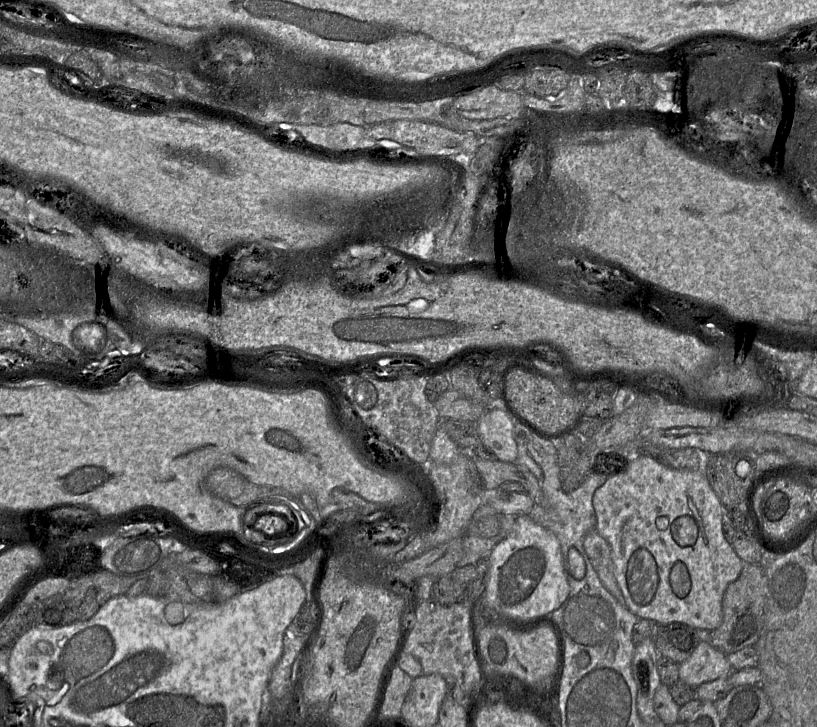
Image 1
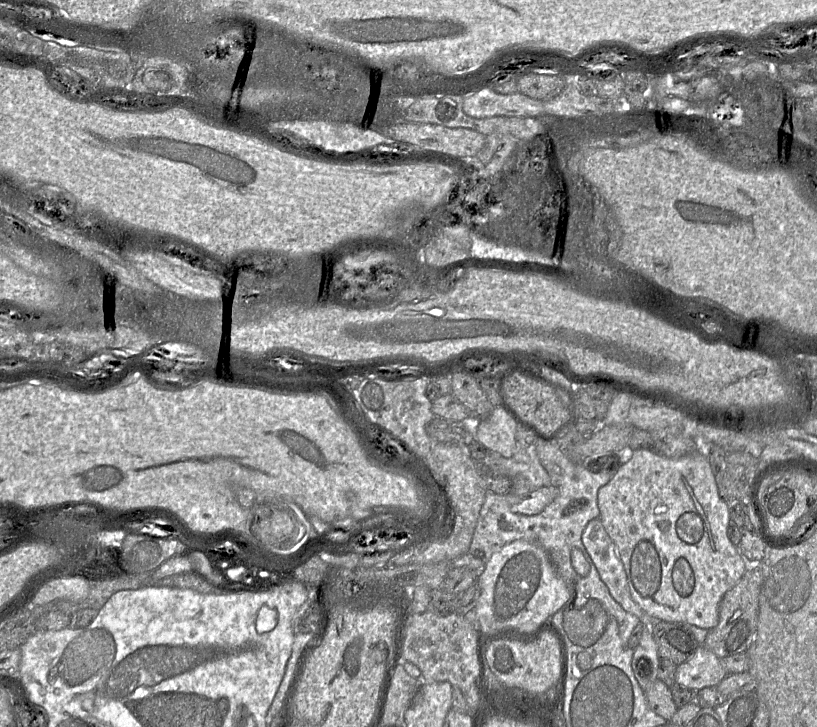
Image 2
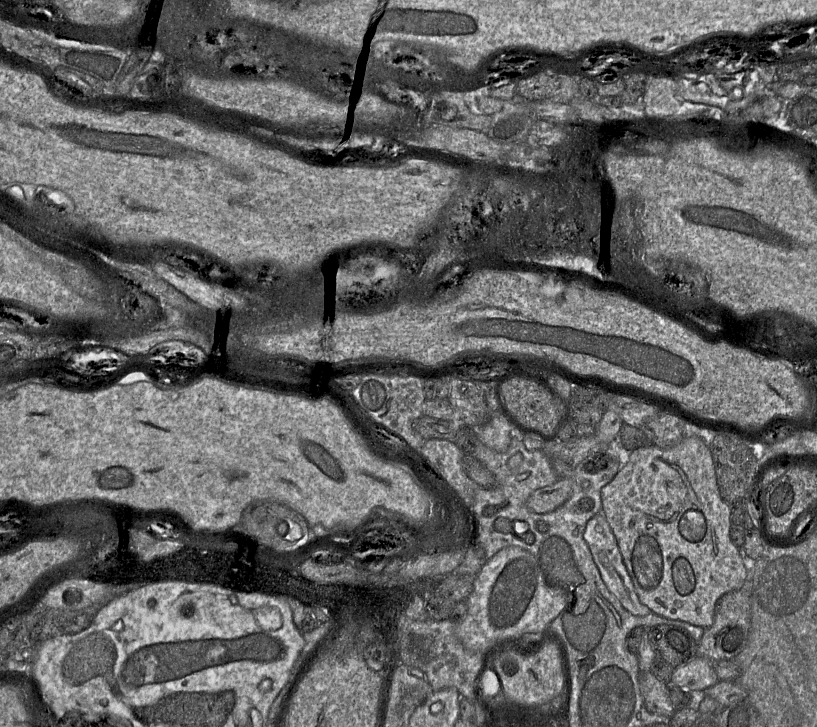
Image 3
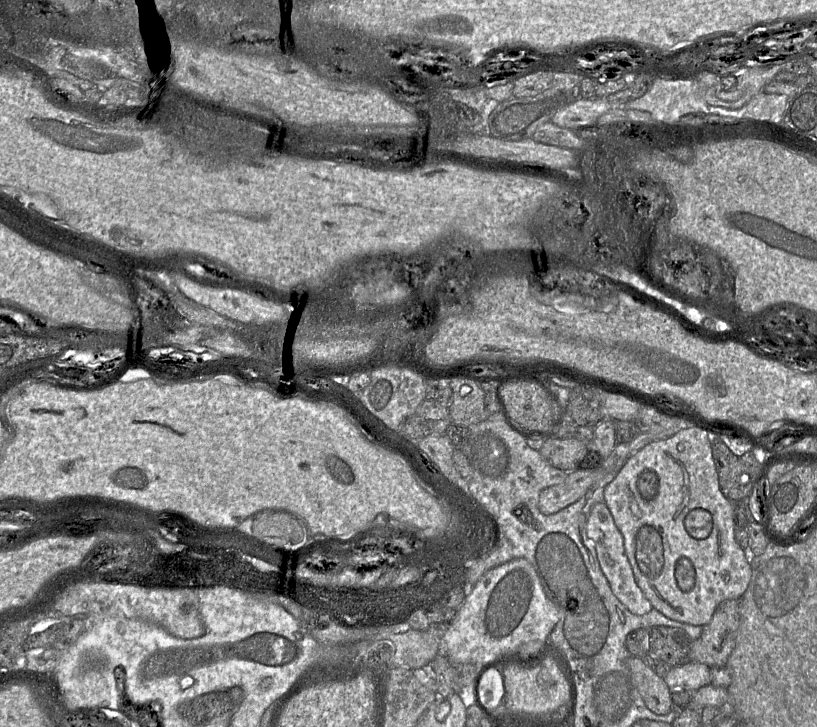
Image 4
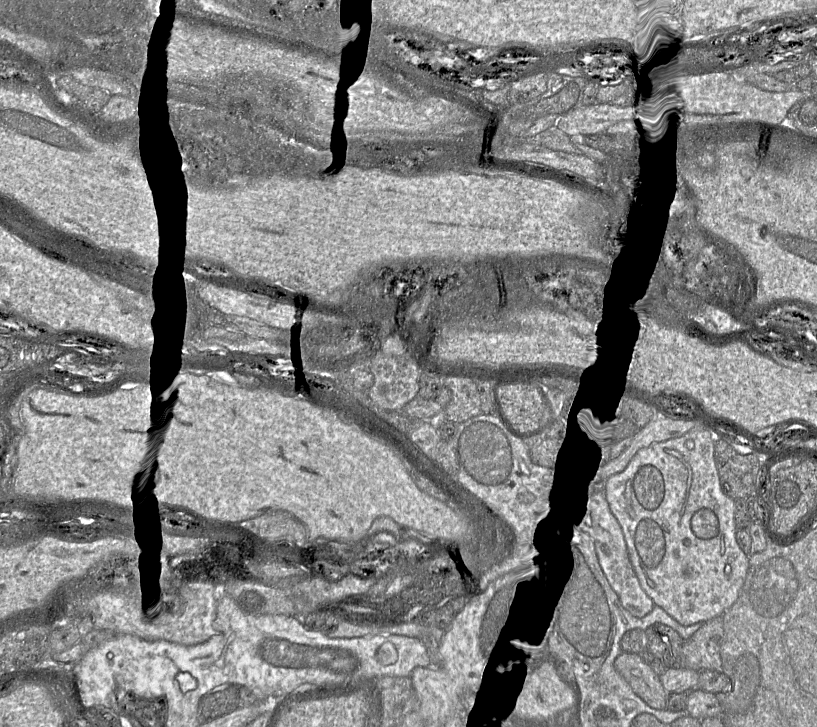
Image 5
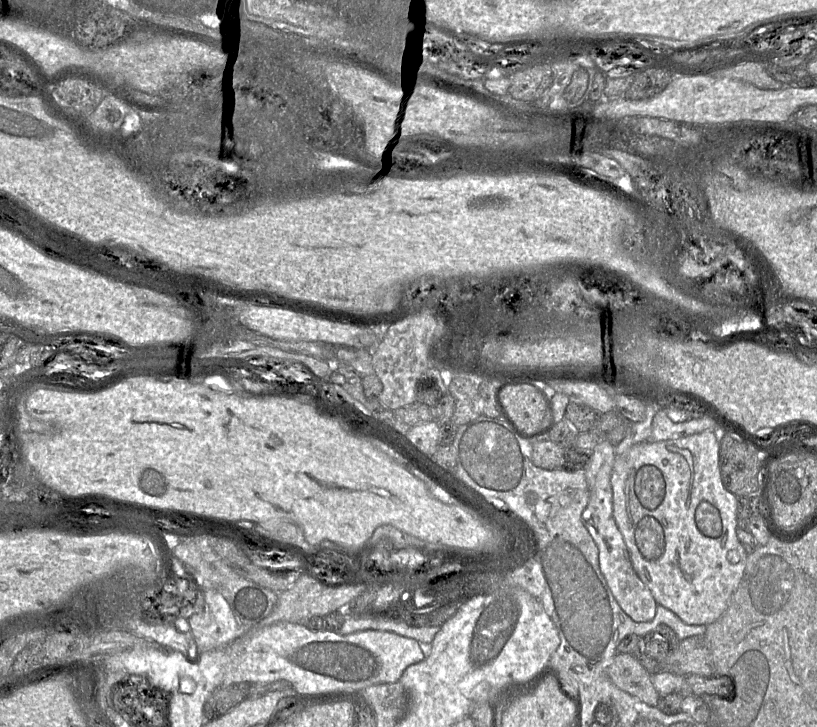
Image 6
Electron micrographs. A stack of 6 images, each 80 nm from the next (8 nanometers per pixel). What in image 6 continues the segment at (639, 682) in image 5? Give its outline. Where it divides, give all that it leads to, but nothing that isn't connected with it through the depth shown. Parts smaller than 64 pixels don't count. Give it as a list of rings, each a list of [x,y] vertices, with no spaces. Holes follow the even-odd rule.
[[[617,653],[607,668],[607,674],[619,689],[639,698],[649,706],[658,705],[660,695],[651,681],[651,675],[637,657],[628,653]]]

